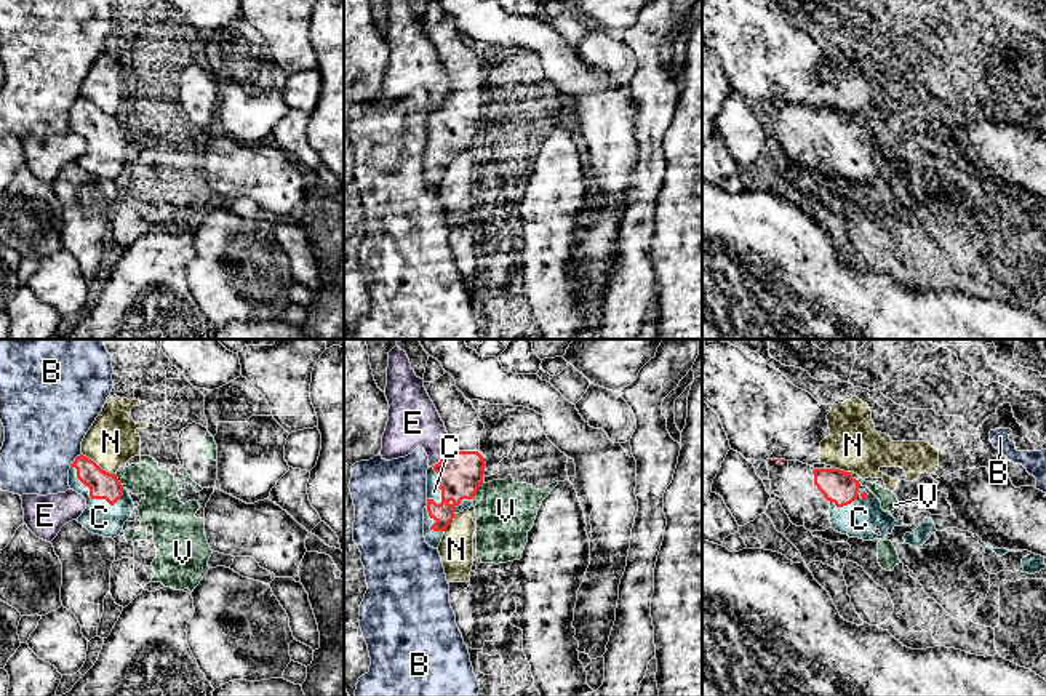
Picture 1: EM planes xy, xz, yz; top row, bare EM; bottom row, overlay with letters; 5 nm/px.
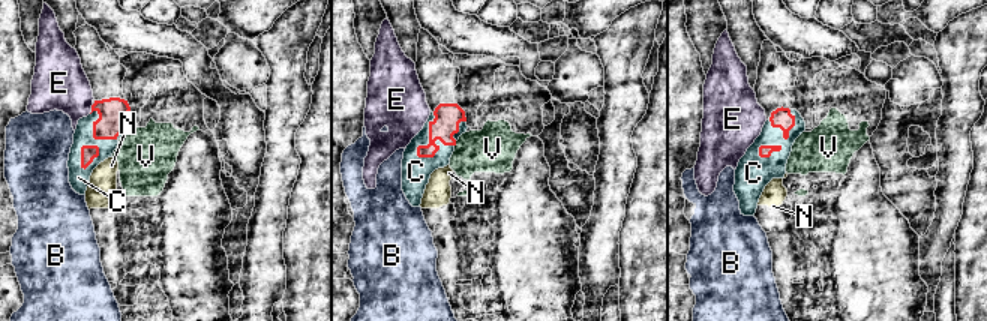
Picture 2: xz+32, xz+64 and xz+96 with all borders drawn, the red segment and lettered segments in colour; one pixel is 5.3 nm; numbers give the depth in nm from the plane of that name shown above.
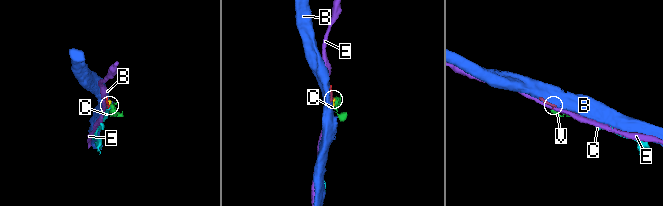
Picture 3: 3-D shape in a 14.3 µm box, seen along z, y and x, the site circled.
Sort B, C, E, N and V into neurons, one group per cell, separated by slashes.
B E / C / N / V

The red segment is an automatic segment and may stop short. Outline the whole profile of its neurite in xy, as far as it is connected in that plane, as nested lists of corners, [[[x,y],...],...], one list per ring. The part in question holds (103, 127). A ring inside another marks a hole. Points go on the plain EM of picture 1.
[[[80,96],[70,106],[69,128],[86,141],[78,165],[93,176],[112,181],[120,178],[134,146],[115,115],[102,112],[94,102]]]

